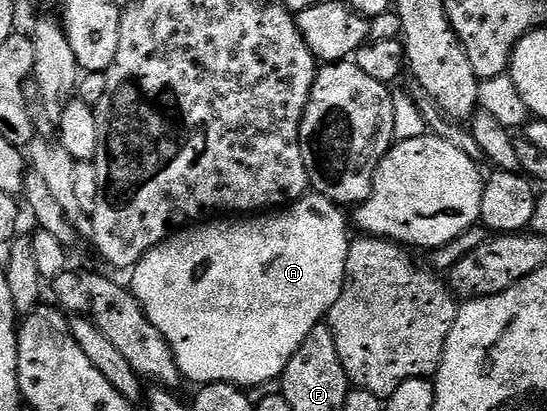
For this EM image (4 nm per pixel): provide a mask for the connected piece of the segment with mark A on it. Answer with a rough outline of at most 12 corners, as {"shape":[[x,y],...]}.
{"shape":[[326,196],[174,231],[131,291],[186,381],[276,381],[351,235]]}

